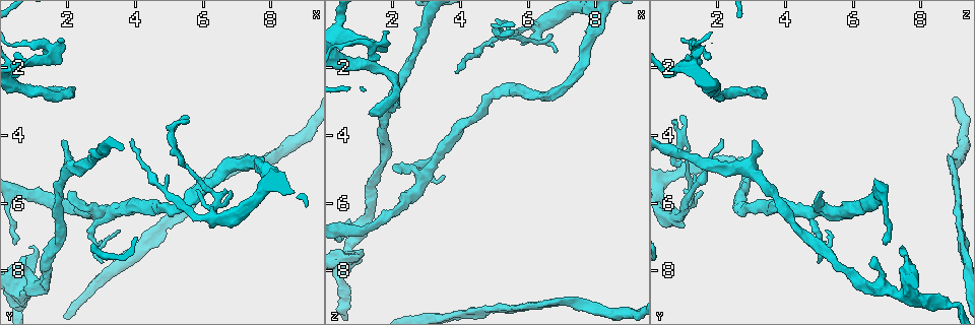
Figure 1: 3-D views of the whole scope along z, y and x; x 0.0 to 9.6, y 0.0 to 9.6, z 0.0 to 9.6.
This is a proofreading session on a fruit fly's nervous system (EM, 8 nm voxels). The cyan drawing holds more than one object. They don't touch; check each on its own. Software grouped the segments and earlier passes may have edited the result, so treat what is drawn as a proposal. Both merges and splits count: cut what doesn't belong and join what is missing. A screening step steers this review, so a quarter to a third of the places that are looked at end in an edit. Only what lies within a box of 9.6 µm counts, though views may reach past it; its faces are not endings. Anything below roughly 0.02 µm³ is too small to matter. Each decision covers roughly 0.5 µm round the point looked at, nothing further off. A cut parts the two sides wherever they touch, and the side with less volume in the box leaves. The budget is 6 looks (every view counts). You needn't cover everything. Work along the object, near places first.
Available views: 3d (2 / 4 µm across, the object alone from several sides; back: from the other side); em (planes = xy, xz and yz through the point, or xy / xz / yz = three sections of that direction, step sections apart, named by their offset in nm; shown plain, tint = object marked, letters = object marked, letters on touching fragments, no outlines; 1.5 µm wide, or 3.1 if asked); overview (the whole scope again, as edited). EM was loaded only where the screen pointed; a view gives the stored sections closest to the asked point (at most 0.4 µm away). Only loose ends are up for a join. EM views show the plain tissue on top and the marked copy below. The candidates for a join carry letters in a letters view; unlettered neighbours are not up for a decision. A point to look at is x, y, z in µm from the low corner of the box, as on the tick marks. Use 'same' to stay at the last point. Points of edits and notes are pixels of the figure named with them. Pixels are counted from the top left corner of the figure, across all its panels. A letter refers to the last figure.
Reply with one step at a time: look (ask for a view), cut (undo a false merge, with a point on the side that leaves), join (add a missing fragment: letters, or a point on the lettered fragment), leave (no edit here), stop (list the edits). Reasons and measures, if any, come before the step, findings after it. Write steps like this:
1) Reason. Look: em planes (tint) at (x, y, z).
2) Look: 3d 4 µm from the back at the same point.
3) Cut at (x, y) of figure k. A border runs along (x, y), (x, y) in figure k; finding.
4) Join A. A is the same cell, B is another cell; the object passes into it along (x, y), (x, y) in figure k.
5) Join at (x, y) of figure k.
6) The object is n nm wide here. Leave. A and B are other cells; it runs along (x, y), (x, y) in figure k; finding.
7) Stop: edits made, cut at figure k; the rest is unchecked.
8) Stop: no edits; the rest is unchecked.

Long arm stops here. Look: em xz step 8 (letters) at (1.30, 2.70, 3.40).

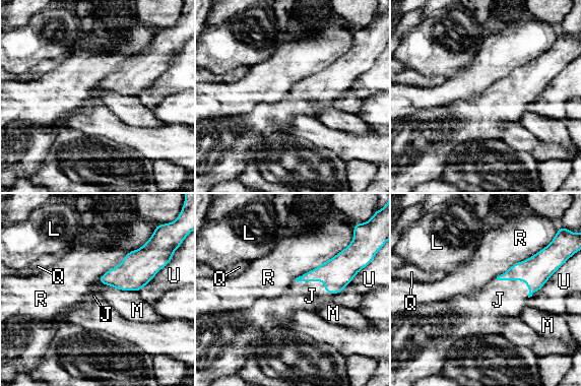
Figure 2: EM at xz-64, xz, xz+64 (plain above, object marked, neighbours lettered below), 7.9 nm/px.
The longest contact is with R, 480 nm. Join J. J is the same cell, L, M, Q, R and U are other cells; the object passes into it along (338, 272), (318, 280), (310, 296) in figure 2; the neuron continues.

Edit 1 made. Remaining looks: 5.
Look: overview.

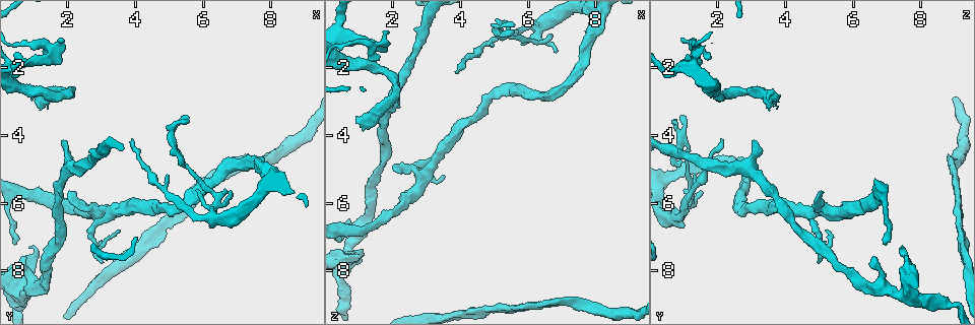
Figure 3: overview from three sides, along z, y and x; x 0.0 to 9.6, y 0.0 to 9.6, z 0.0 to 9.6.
An open end. Look: 3d 4 µm at (0.65, 7.60, 6.60).

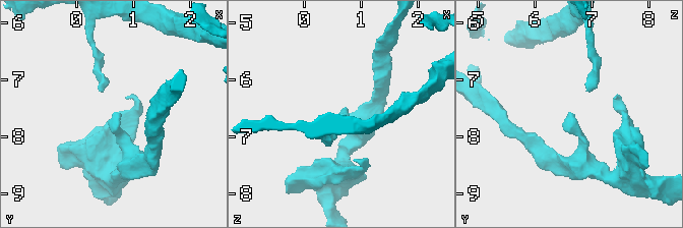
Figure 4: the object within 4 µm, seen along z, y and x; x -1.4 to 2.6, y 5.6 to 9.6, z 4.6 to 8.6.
Need the tissue. Look: em yz step 4 (letters) at (0.70, 7.55, 6.60).

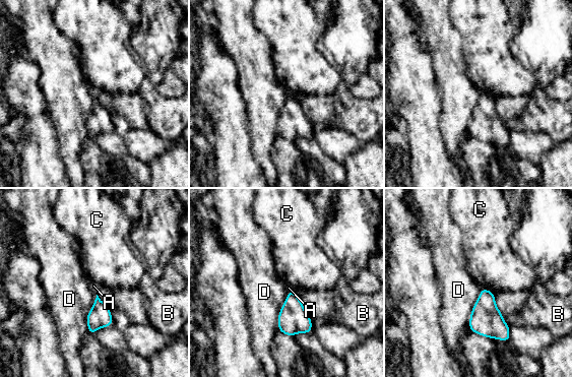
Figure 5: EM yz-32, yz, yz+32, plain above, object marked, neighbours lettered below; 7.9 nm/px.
Leave. A, B, C and D are other cells; a border runs along (482, 288), (494, 294) in figure 5; no lettered fragment goes on from it.

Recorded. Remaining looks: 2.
Stop: edits made, join at figure 2; the rest is unchecked.

